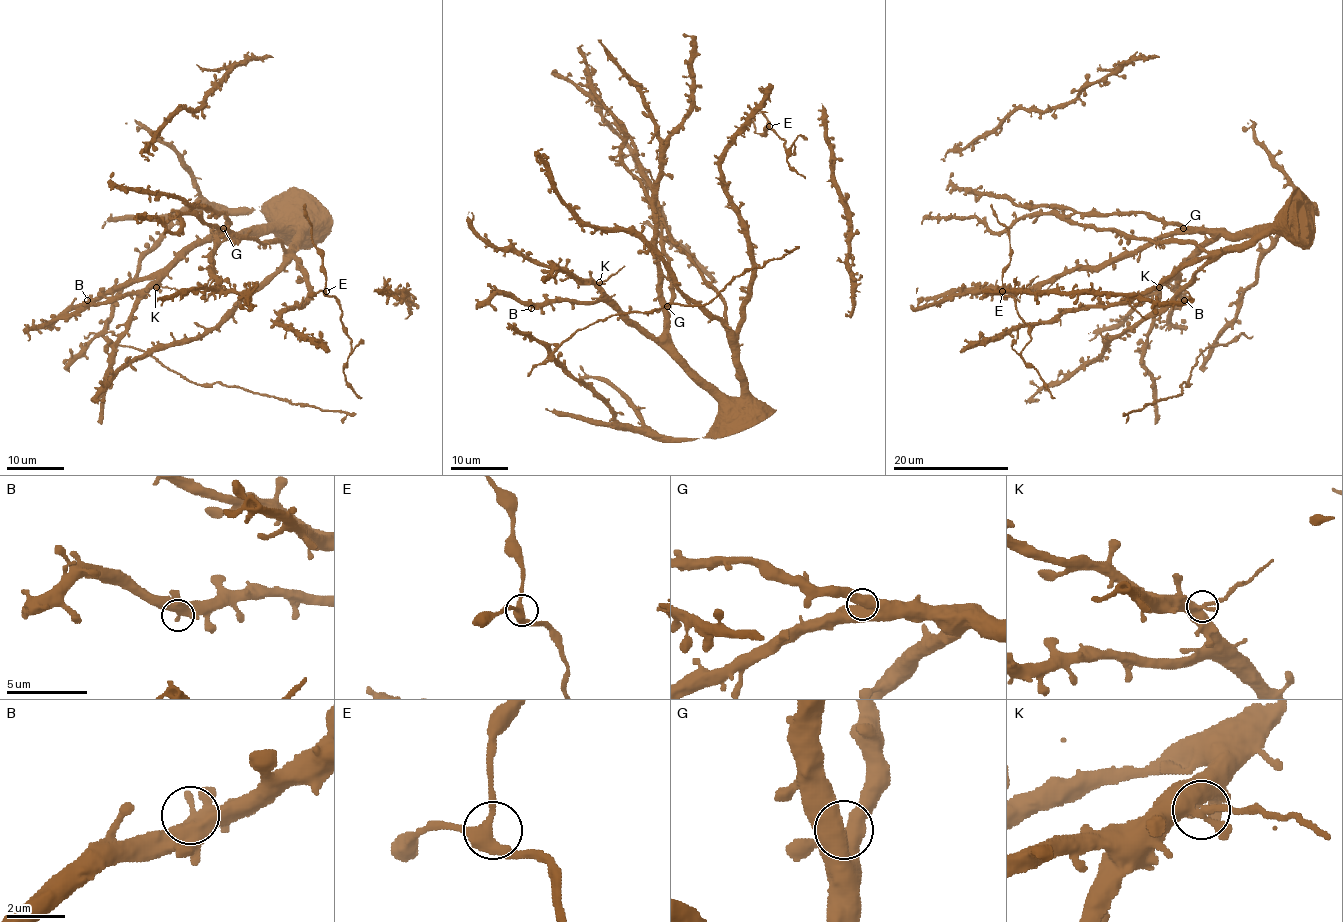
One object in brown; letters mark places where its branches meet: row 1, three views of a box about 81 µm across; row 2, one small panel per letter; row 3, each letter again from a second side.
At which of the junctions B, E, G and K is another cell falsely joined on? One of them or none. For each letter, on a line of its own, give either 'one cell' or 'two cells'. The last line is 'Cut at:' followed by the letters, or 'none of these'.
B: one cell
E: one cell
G: one cell
K: two cells
Cut at: K

